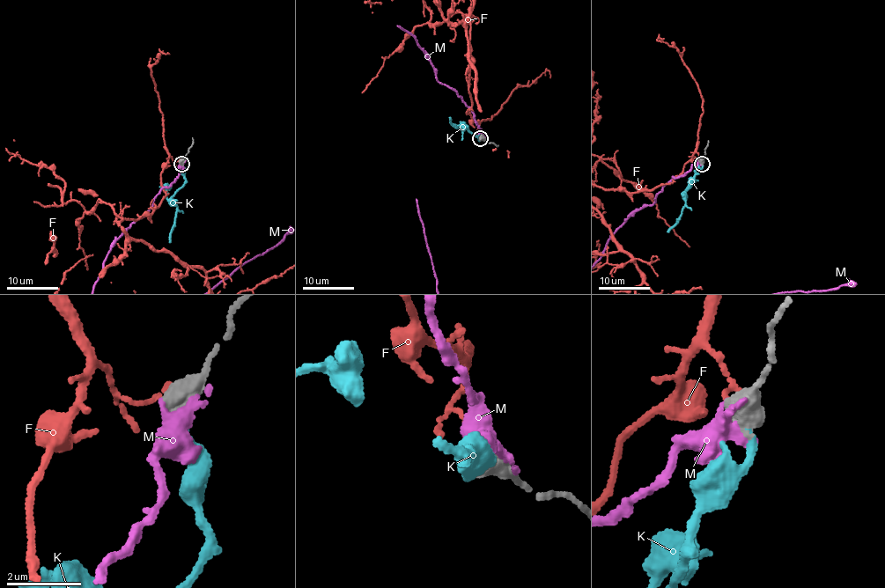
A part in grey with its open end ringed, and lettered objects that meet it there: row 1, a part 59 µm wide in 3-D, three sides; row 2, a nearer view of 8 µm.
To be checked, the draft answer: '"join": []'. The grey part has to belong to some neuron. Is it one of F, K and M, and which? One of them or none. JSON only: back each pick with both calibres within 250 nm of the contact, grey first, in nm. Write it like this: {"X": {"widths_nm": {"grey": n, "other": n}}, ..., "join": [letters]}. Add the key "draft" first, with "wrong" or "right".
{"draft": "wrong", "K": {"widths_nm": {"grey": 650, "other": 180}}, "join": ["K"]}

